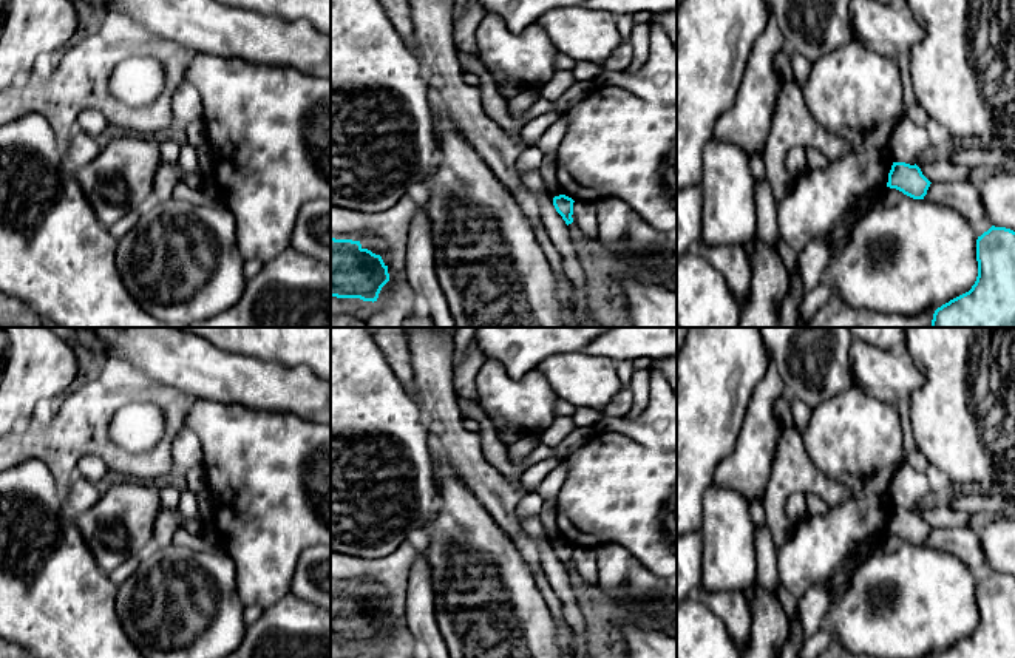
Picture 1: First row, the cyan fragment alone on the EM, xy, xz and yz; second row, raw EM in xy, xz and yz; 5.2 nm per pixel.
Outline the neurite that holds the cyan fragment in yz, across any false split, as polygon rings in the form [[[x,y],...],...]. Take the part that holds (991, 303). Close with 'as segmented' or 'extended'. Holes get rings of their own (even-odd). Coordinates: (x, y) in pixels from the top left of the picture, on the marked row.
[[[992,226],[976,239],[978,276],[972,289],[938,307],[932,327],[1015,327],[1015,232]]]; as segmented

